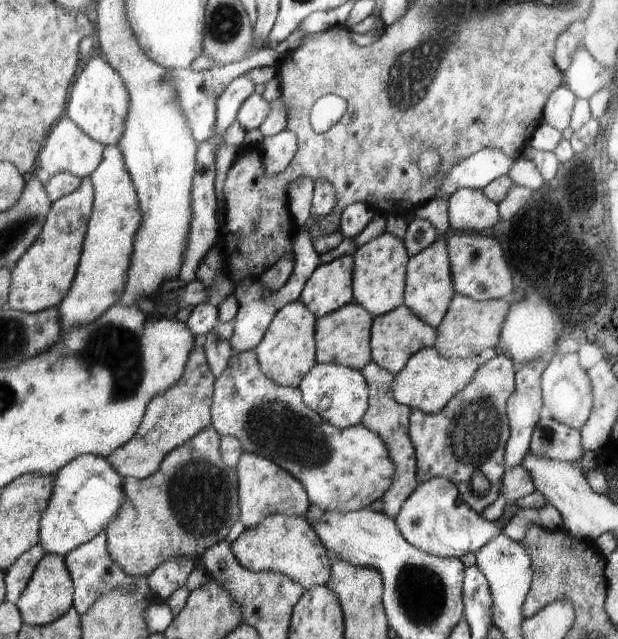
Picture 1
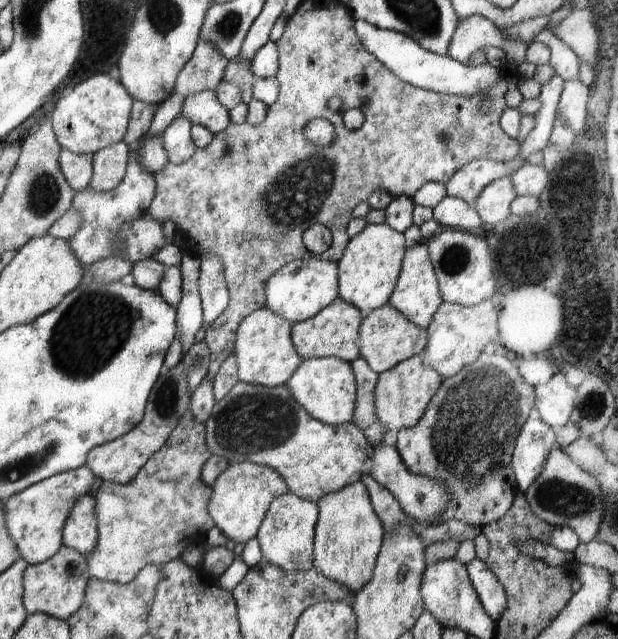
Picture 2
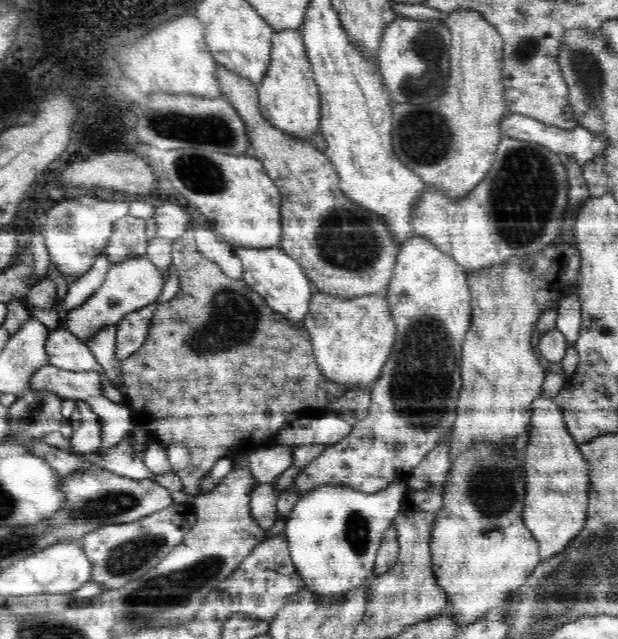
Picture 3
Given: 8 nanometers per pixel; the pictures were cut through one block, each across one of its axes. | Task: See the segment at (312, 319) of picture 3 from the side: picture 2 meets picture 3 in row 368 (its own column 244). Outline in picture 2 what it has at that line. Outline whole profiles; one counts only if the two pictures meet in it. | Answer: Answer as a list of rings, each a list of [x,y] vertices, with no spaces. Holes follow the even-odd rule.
[[[268,307],[255,310],[244,318],[237,330],[234,355],[224,360],[212,380],[215,400],[224,398],[239,381],[268,388],[286,385],[303,361],[292,344],[291,326]]]

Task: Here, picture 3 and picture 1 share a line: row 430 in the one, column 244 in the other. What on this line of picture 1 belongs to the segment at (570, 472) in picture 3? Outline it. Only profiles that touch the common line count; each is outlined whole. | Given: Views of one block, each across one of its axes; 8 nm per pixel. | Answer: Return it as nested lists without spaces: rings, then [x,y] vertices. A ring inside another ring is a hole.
[[[280,513],[267,516],[258,526],[244,529],[231,544],[231,549],[240,566],[255,573],[284,573],[304,589],[324,586],[331,577],[327,550],[306,516],[289,517]]]

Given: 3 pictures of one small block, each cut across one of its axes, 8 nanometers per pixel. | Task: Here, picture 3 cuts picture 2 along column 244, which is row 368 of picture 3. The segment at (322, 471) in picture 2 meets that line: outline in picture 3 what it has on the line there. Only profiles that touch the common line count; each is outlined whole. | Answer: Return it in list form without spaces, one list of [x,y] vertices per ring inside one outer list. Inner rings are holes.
[[[412,234],[412,238],[400,246],[392,280],[384,292],[396,323],[397,335],[389,359],[372,386],[367,416],[353,425],[343,441],[326,447],[296,475],[291,483],[298,497],[314,490],[316,486],[345,486],[364,494],[380,492],[397,479],[407,479],[428,452],[434,450],[447,433],[452,432],[462,390],[462,344],[472,318],[467,276],[451,256],[442,254],[427,238]]]

